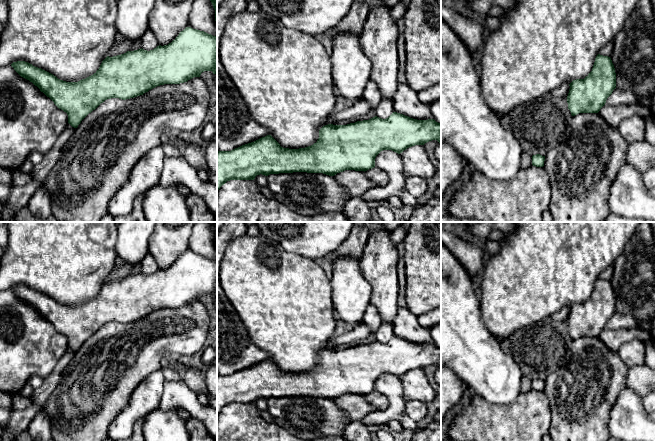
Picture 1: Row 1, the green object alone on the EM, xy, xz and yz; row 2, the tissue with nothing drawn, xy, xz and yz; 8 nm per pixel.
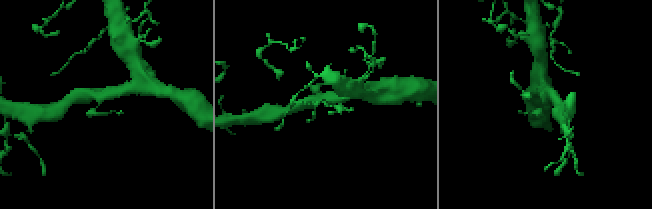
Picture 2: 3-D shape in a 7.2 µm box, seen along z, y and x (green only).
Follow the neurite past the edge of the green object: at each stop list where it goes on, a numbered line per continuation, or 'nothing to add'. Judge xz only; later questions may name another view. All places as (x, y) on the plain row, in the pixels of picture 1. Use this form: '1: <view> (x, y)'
1: xz (356, 407)

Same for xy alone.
nothing to add

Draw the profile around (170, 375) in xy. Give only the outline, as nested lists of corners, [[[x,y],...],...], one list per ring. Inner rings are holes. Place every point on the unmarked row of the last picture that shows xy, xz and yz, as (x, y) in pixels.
[[[163,366],[161,369],[163,372],[165,381],[168,381],[168,382],[181,381],[181,377],[176,370],[170,369],[167,366]]]

